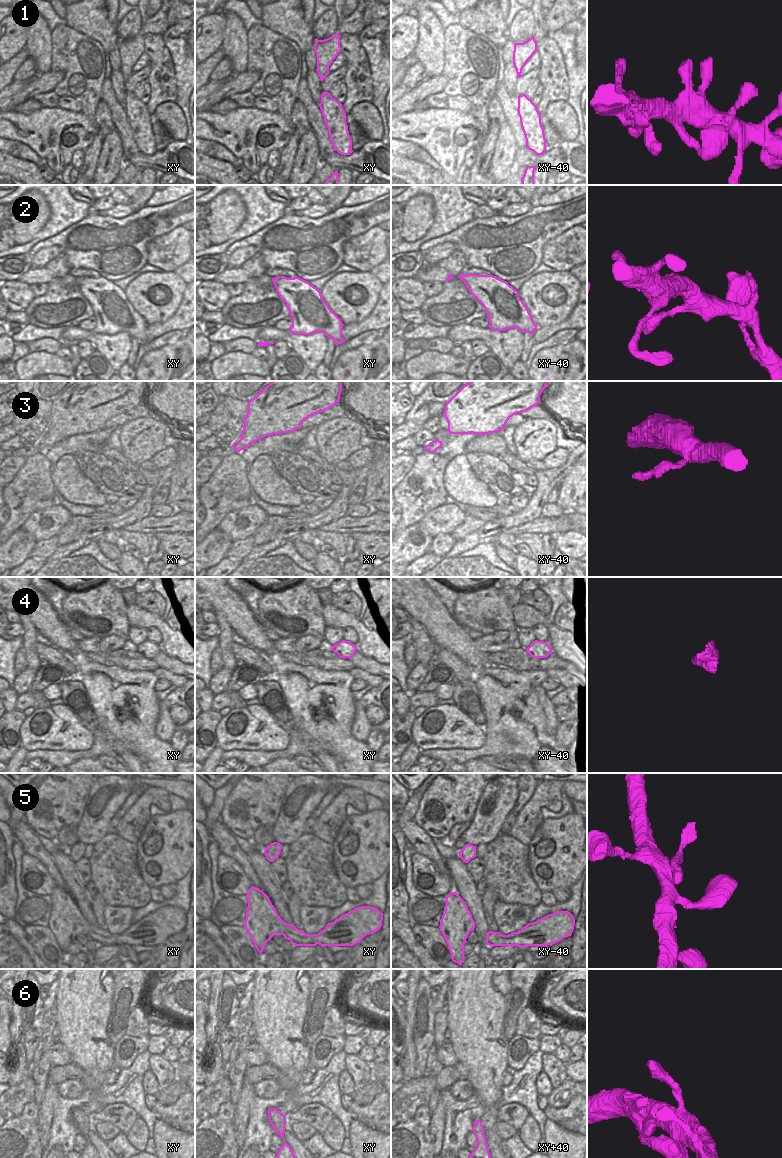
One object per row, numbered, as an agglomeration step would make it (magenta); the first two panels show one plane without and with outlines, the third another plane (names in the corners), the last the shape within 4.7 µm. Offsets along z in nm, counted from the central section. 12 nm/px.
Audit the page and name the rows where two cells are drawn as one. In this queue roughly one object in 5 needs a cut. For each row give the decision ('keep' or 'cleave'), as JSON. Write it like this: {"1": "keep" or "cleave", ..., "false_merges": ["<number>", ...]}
{"1": "keep", "2": "keep", "3": "keep", "4": "cleave", "5": "keep", "6": "keep", "false_merges": ["4"]}

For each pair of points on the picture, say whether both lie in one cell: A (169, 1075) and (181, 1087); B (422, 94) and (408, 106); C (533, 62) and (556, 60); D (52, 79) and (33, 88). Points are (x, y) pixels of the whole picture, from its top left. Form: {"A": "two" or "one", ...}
{"A": "two", "B": "one", "C": "two", "D": "one"}

